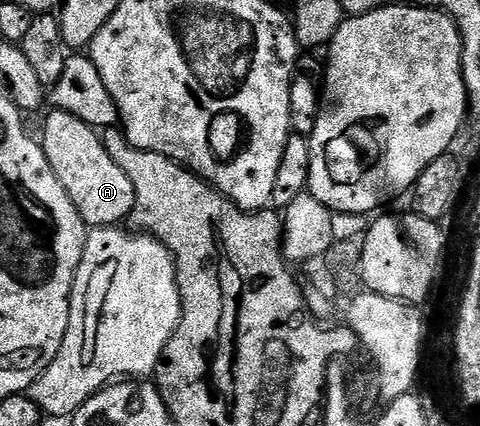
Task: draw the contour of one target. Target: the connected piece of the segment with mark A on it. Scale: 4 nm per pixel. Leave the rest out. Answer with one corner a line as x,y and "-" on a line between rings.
49,110
44,119
44,132
38,142
44,148
46,161
54,171
54,177
66,191
66,197
78,211
85,227
99,229
123,224
134,209
134,185
104,147
104,140
97,128
86,125
78,117
65,111

